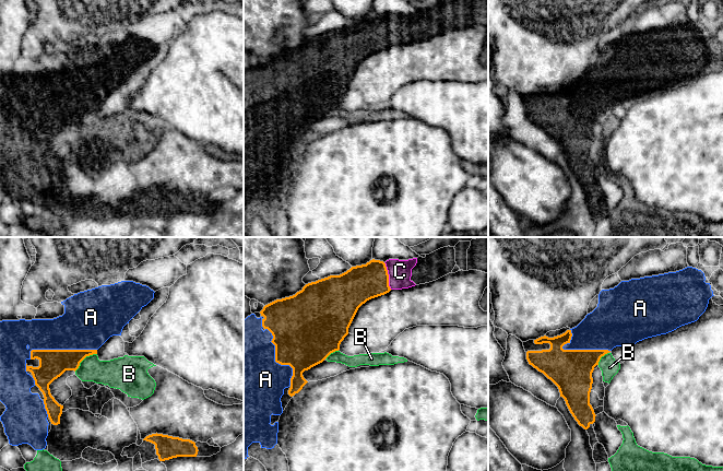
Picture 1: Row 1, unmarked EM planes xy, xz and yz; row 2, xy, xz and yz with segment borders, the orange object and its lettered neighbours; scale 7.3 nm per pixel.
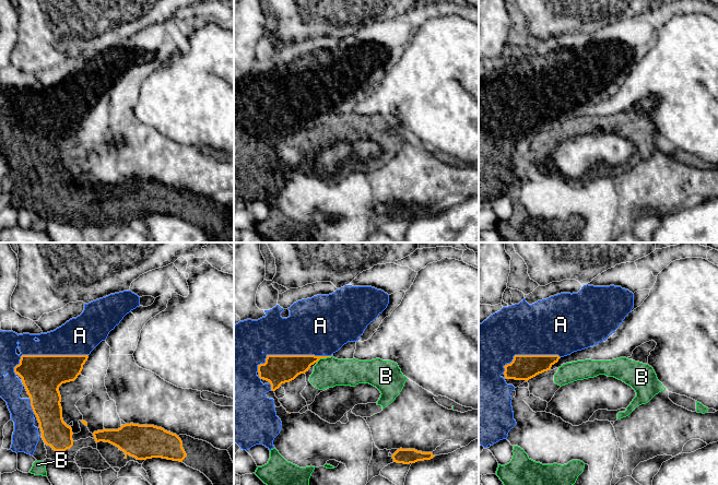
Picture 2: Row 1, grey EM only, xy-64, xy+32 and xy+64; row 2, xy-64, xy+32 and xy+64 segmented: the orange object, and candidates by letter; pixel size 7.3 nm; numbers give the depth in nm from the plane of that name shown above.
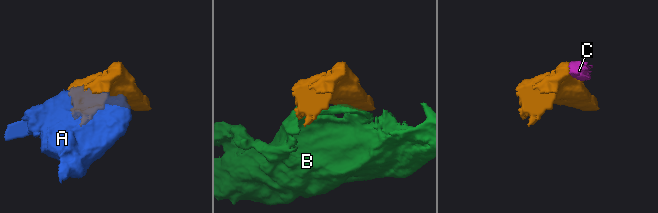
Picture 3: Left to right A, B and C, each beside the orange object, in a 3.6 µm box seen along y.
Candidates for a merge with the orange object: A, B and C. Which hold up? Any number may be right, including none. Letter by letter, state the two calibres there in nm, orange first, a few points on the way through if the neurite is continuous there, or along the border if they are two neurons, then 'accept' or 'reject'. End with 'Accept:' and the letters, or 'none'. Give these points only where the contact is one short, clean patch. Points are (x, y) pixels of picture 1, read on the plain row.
A: 200/340 nm | accept
B: 200/200 nm | along xy (96, 108), (87, 110), (74, 126) | reject
C: 260/180 nm | accept
Accept: A, C

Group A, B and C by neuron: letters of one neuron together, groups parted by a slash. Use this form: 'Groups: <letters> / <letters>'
Groups: A C / B

